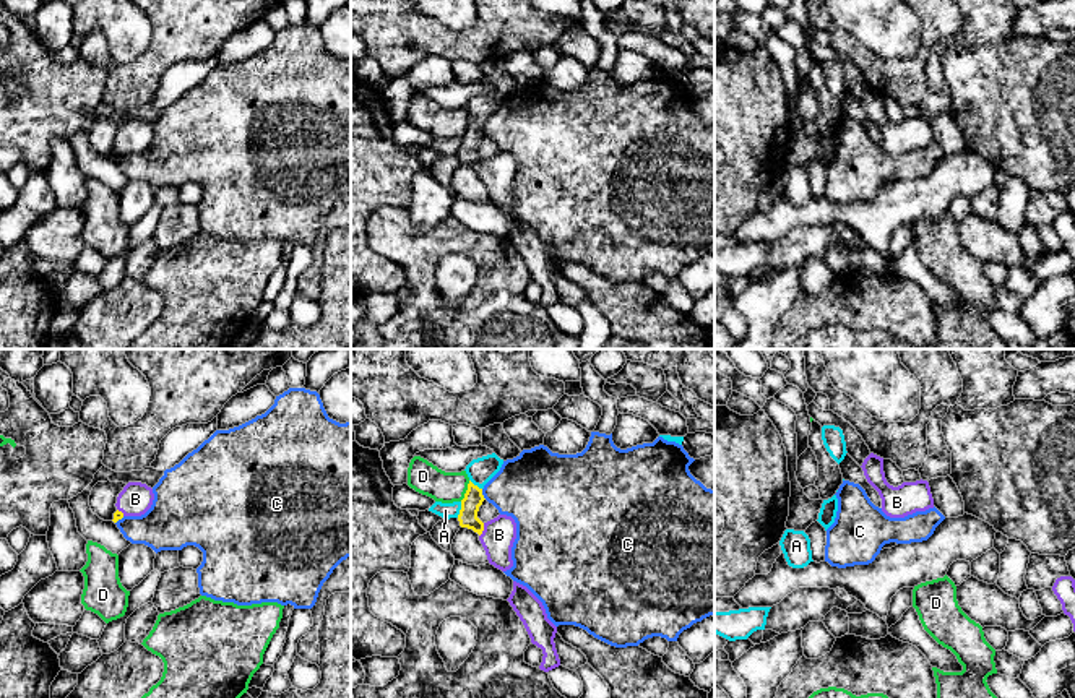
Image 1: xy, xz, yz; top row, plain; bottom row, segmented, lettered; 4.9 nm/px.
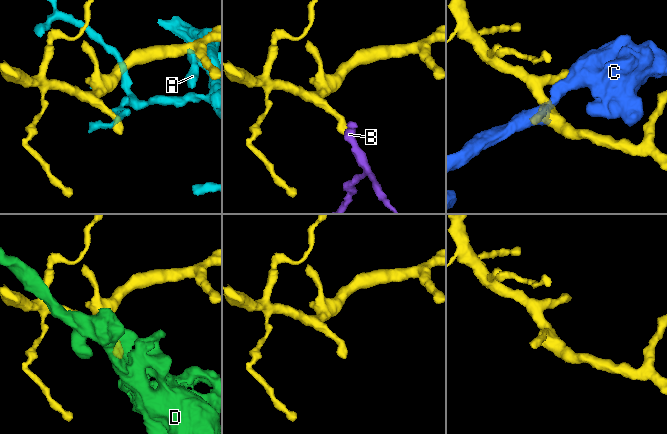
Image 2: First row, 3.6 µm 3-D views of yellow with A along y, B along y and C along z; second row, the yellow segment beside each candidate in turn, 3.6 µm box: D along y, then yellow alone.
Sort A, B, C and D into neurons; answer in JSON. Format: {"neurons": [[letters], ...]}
{"neurons": [["A"], ["B"], ["C"], ["D"]]}

